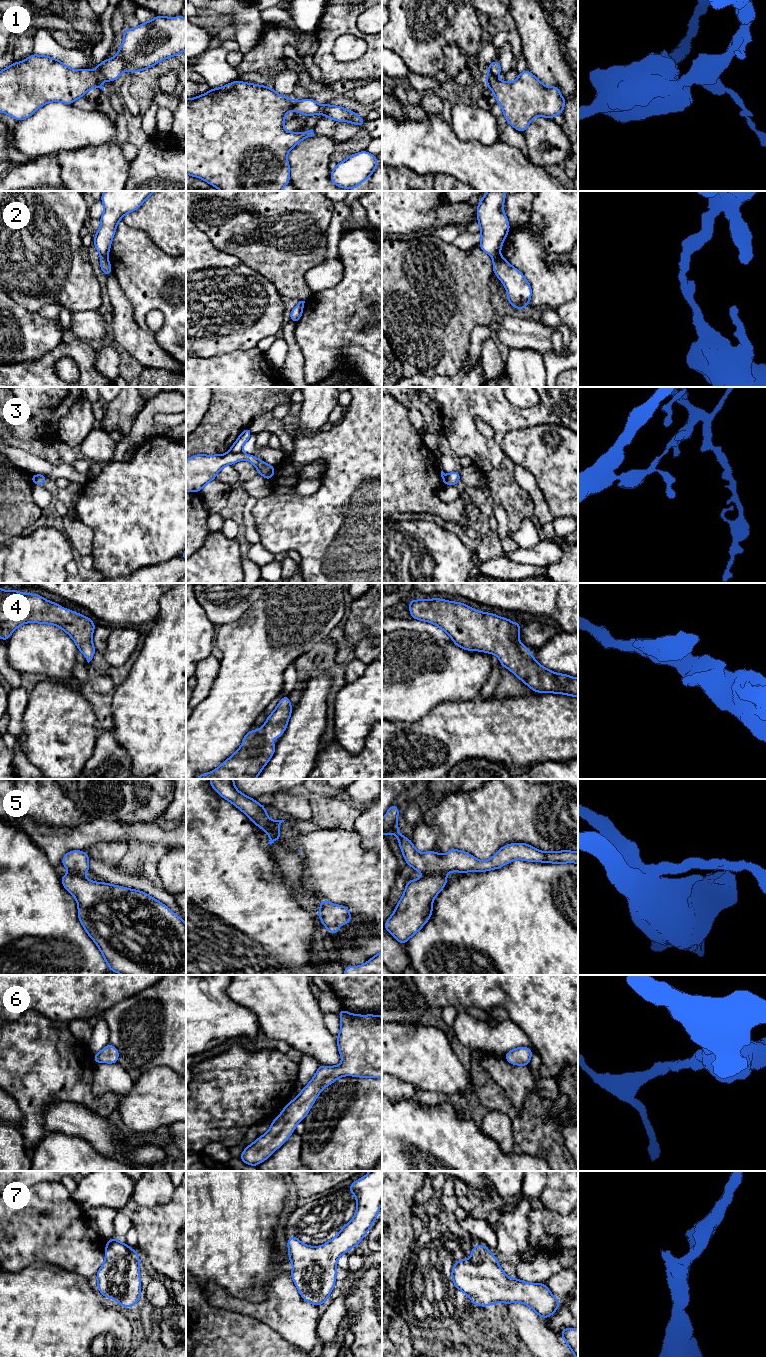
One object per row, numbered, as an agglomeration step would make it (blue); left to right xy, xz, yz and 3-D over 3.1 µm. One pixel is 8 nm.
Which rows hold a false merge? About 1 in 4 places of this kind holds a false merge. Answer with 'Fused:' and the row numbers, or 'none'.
Fused: 1, 2, 3, 5

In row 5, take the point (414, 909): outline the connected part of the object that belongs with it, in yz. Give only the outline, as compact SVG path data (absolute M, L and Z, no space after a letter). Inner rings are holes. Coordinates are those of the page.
M435 874L407 882L393 914L384 924L384 928L402 946L431 918L433 900L448 880L443 874Z

